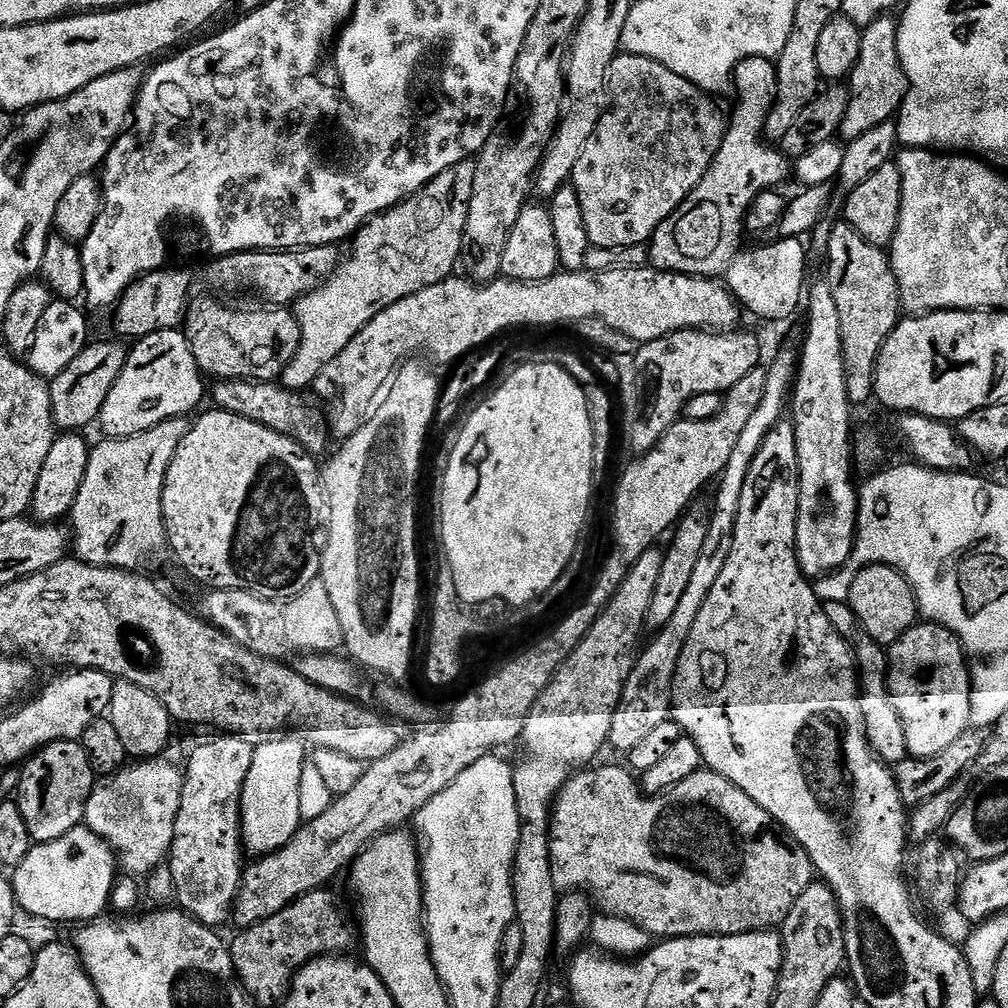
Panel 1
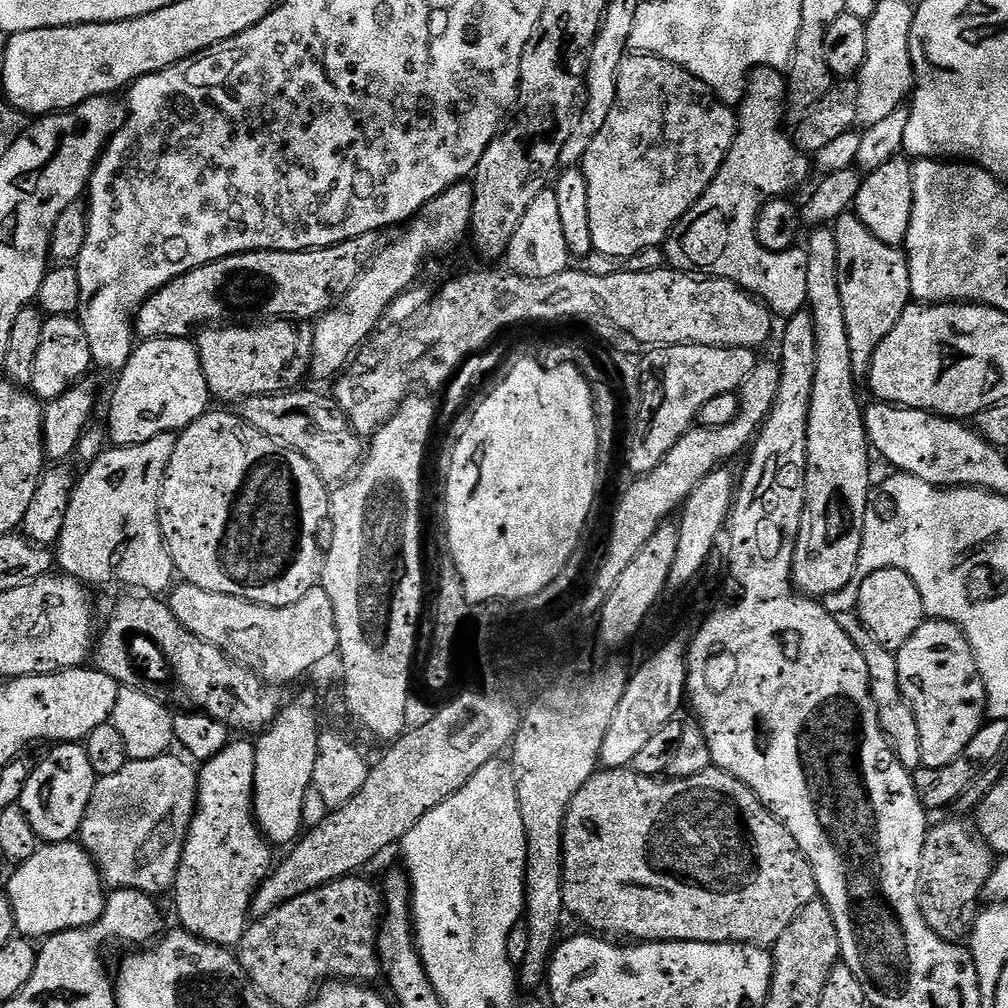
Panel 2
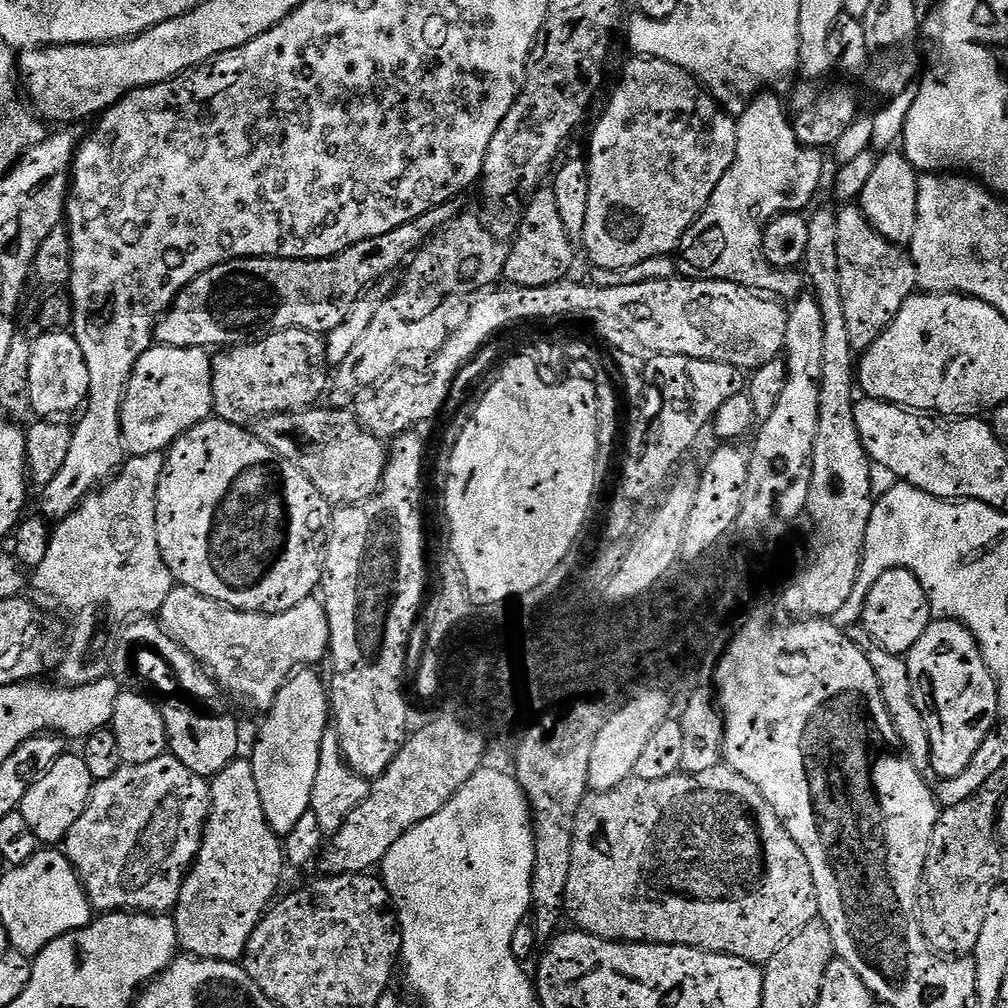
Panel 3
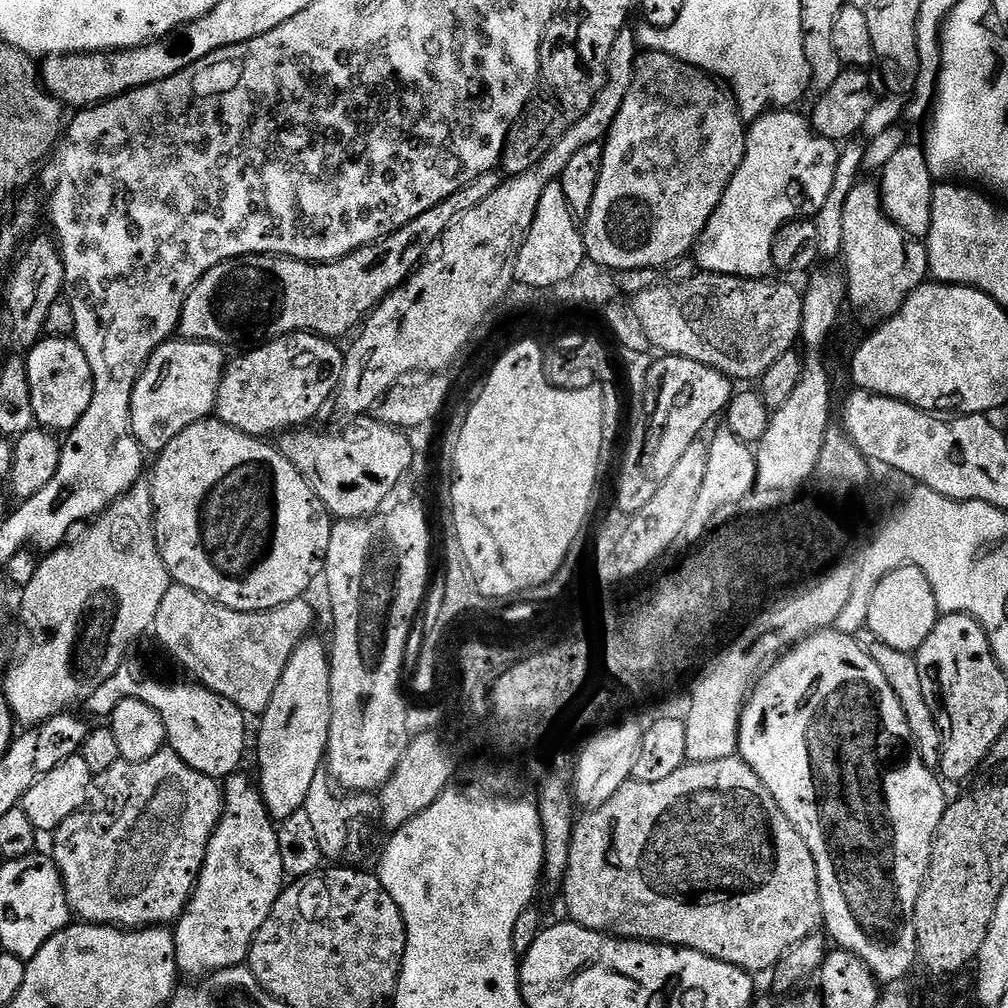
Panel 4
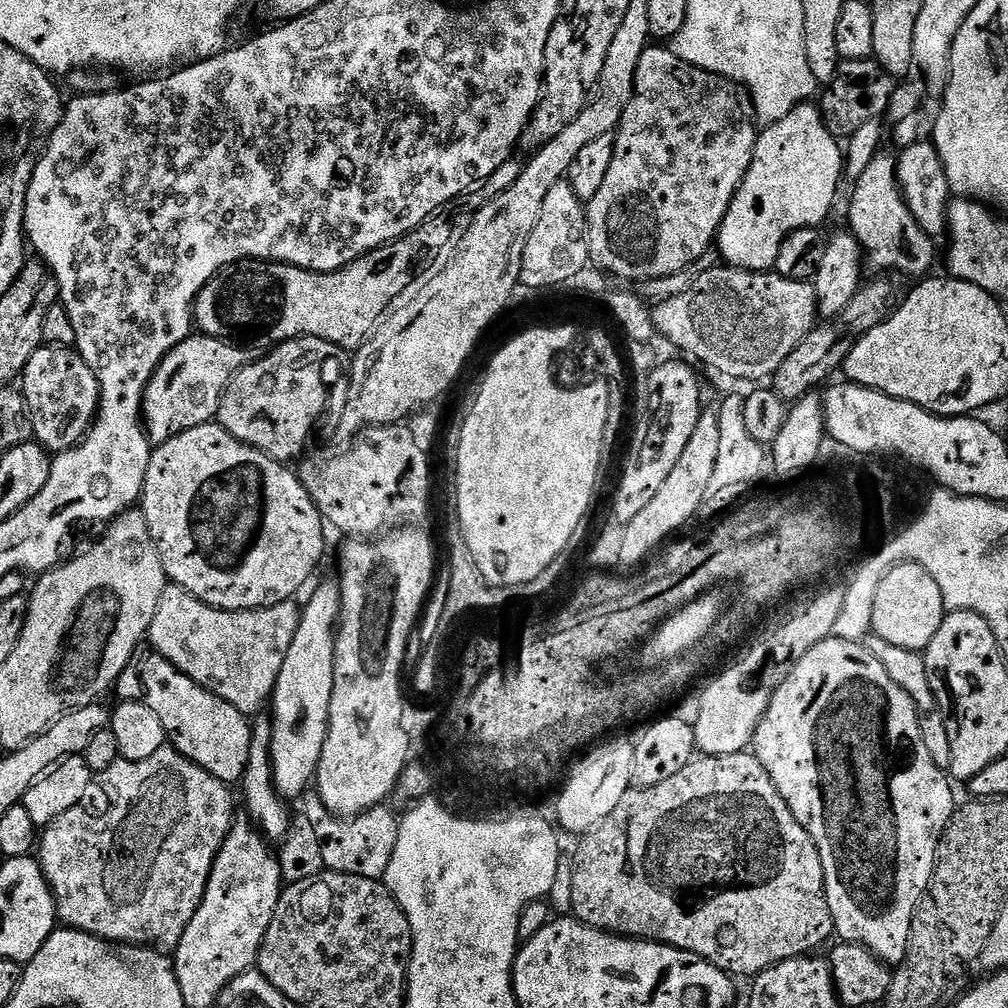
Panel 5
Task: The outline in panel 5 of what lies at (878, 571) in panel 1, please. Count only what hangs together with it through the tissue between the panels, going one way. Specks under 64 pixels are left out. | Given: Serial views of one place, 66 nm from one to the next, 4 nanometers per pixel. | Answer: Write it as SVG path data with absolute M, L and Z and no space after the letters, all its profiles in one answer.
M905 562L891 568L880 580L872 603L872 632L878 638L886 638L893 646L902 646L902 650L914 650L923 653L930 646L930 638L938 634L938 626L942 626L946 615L942 590L938 590L938 582L922 566Z

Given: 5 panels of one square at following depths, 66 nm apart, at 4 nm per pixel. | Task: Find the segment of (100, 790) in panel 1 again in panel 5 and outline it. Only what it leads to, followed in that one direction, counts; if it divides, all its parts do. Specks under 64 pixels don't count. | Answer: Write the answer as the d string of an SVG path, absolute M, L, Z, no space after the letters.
M171 746L157 750L155 754L150 754L150 758L142 758L142 762L116 760L114 766L110 766L105 772L99 773L98 788L99 784L100 812L87 808L83 803L74 806L70 810L66 810L66 814L59 816L53 824L47 825L38 840L40 868L56 896L56 911L59 919L67 927L76 928L80 932L89 932L103 940L110 940L113 944L139 944L161 950L175 950L186 930L186 926L190 926L190 922L206 894L206 886L210 878L210 870L214 866L214 858L218 858L218 850L222 850L222 842L226 842L228 831L233 826L233 789L218 778L214 778L214 774L202 770L202 766L187 760L177 748Z

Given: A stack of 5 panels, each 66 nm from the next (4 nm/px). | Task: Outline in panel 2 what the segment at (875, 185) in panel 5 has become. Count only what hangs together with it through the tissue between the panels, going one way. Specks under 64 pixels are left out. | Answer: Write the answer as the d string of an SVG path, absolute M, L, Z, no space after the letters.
M855 211L839 216L834 222L834 231L838 244L838 294L842 294L842 310L850 338L852 375L864 378L872 365L874 350L898 326L898 318L902 318L912 300L908 258L897 245L878 242Z

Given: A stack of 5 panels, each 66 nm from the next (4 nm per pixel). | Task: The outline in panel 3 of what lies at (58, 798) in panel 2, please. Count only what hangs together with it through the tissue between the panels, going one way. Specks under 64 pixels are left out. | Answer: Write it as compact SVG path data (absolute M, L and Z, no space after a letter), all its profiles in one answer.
M80 754L59 756L45 772L37 776L30 790L26 790L18 810L22 818L26 818L30 830L34 830L41 845L56 846L63 842L68 836L70 826L74 826L82 810L86 810L93 783L90 770L86 766L83 755Z

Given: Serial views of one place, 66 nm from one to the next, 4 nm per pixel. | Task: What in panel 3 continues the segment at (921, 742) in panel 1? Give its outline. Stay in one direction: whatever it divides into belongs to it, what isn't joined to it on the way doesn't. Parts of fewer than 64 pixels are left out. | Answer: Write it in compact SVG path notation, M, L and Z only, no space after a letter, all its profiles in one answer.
M933 619L907 652L910 686L930 734L933 773L953 777L969 765L978 746L1001 719L998 686L974 634L958 620Z

